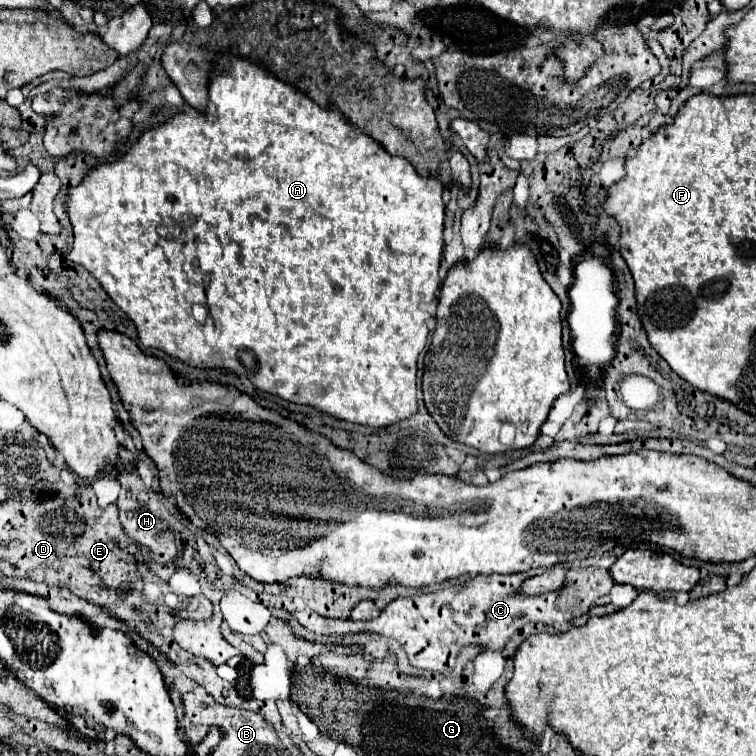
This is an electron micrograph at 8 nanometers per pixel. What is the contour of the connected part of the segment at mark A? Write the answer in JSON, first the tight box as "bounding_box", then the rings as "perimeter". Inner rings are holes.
{"bounding_box":[63,54,445,428],"perimeter":[[[221,54],[221,58],[217,58],[215,66],[217,68],[213,68],[211,74],[209,74],[209,102],[207,102],[205,110],[197,110],[197,108],[185,104],[185,108],[181,112],[177,112],[175,116],[167,118],[167,122],[145,130],[139,136],[139,140],[135,144],[131,144],[131,148],[119,160],[99,162],[97,166],[89,168],[87,174],[83,176],[83,180],[81,180],[81,184],[67,192],[67,198],[65,198],[63,206],[65,206],[65,212],[71,220],[73,234],[75,234],[75,242],[73,242],[71,252],[67,254],[67,260],[71,260],[75,264],[81,264],[85,270],[89,270],[101,282],[103,290],[113,298],[113,302],[135,322],[137,332],[139,332],[139,340],[145,348],[159,348],[159,350],[163,350],[163,352],[167,352],[175,358],[181,358],[189,364],[193,364],[193,366],[199,366],[199,368],[221,368],[221,370],[245,374],[259,390],[265,390],[265,392],[275,394],[275,396],[279,396],[283,400],[289,400],[289,402],[309,404],[309,406],[313,406],[321,412],[327,412],[327,414],[331,414],[335,418],[341,418],[341,420],[347,420],[347,422],[379,428],[379,426],[389,426],[389,424],[395,424],[399,420],[409,418],[411,414],[417,412],[417,380],[415,380],[415,374],[417,374],[417,356],[425,348],[425,342],[427,342],[427,336],[429,336],[429,328],[427,328],[427,320],[431,318],[429,304],[435,300],[439,284],[441,284],[441,280],[437,276],[437,270],[439,270],[441,252],[443,252],[443,216],[445,216],[445,204],[443,204],[443,198],[441,198],[443,182],[437,182],[437,178],[431,178],[431,176],[419,176],[415,172],[415,168],[405,158],[391,156],[389,152],[383,150],[383,146],[377,140],[363,134],[363,130],[357,130],[357,126],[351,126],[345,120],[345,116],[341,114],[341,110],[337,110],[337,106],[333,106],[333,104],[329,104],[327,108],[319,106],[307,94],[301,94],[301,90],[297,90],[297,88],[289,86],[287,82],[283,82],[281,78],[273,76],[261,64],[241,60],[239,56],[233,56],[233,54],[227,54],[227,56]],[[195,302],[203,304],[209,312],[209,318],[205,320],[205,324],[199,324],[193,317],[192,306]]]}

